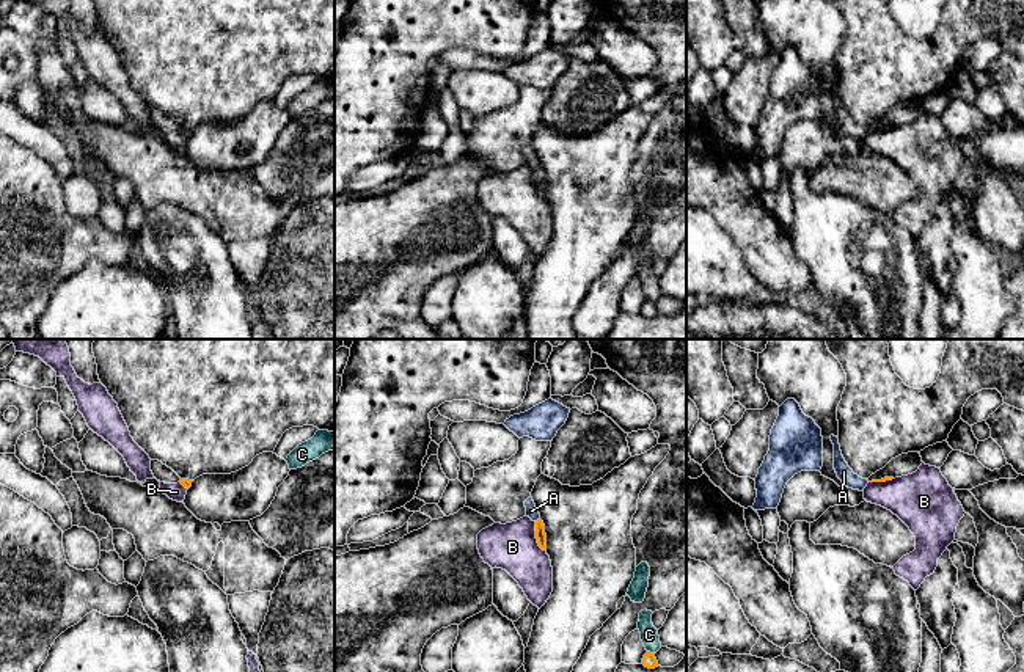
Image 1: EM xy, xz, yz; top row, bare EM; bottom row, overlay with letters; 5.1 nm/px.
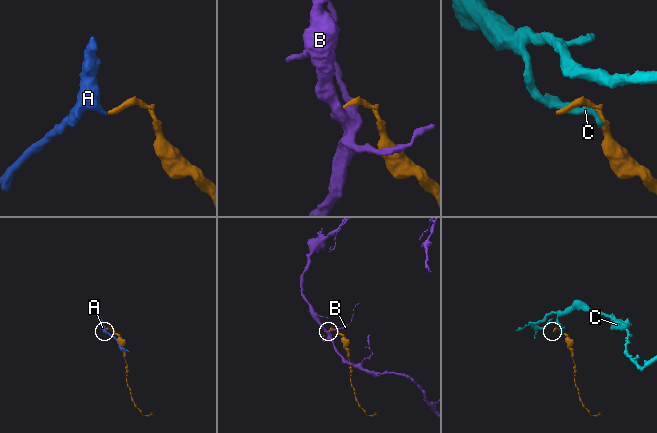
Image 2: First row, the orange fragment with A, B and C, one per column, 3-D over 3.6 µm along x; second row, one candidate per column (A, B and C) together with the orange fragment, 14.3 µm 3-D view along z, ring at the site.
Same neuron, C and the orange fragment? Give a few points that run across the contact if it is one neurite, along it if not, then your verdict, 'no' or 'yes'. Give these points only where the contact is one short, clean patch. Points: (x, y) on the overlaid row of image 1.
line xz (647, 650), (654, 653); no

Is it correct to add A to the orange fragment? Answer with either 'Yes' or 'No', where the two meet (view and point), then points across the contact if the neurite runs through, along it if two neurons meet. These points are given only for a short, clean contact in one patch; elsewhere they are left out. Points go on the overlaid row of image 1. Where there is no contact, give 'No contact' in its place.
Yes. Touches orange at xz (537, 520). Path across: xz (541, 536), (537, 520), (531, 511)

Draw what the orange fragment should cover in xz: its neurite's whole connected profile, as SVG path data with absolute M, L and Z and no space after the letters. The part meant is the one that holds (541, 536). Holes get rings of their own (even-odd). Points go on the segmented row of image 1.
M528 498L525 501L525 507L526 507L526 517L529 517L534 523L536 523L536 539L539 546L547 551L547 534L545 534L545 524L540 520L540 513L532 501L532 498Z

